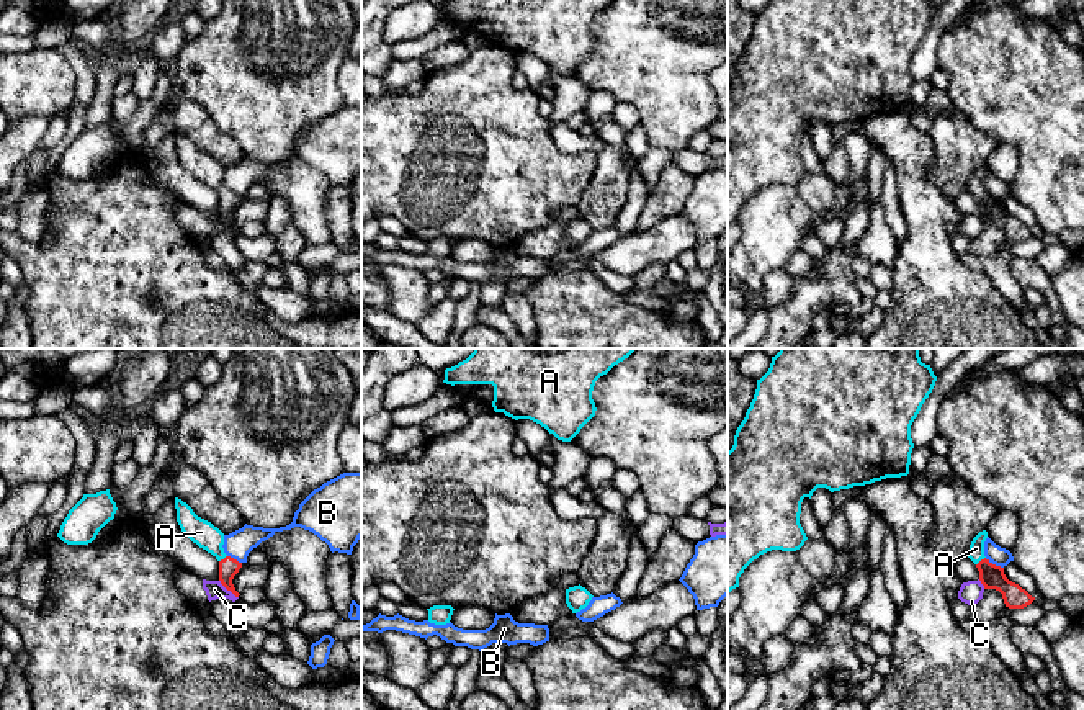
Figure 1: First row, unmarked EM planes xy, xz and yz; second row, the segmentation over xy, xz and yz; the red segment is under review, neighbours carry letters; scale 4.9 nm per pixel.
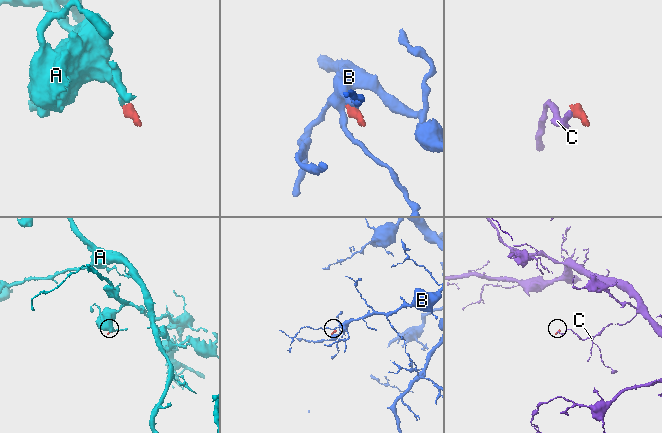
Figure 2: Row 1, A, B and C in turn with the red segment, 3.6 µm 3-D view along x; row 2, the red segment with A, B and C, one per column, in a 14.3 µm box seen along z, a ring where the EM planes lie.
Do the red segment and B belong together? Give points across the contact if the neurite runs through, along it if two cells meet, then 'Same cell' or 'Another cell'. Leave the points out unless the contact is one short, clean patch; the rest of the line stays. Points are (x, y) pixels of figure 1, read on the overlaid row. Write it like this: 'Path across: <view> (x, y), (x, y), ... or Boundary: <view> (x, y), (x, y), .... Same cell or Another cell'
Boundary: yz (985, 558), (1003, 568). Another cell

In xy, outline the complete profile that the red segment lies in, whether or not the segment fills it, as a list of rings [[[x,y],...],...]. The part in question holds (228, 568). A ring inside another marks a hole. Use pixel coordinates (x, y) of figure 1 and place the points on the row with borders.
[[[175,497],[175,509],[177,522],[185,537],[188,537],[193,543],[211,553],[219,561],[221,584],[235,597],[239,597],[240,594],[235,591],[232,579],[242,568],[242,563],[224,553],[224,533],[211,522],[198,517],[193,509],[178,497]]]

